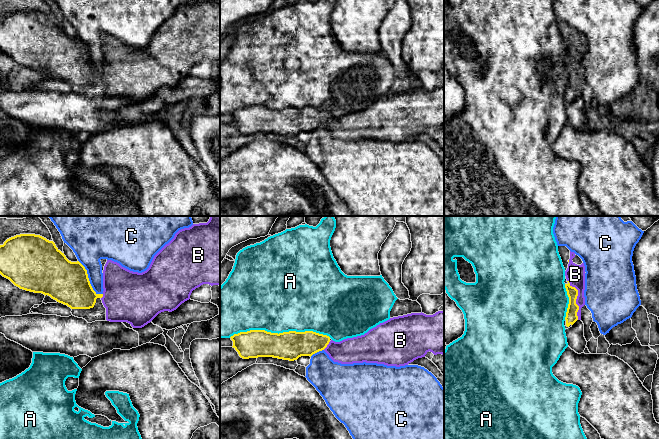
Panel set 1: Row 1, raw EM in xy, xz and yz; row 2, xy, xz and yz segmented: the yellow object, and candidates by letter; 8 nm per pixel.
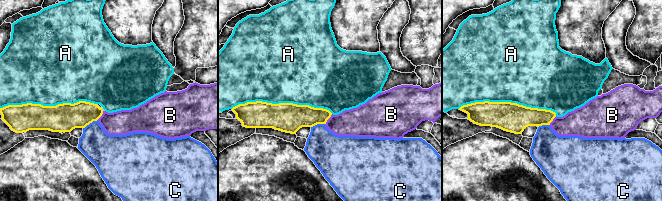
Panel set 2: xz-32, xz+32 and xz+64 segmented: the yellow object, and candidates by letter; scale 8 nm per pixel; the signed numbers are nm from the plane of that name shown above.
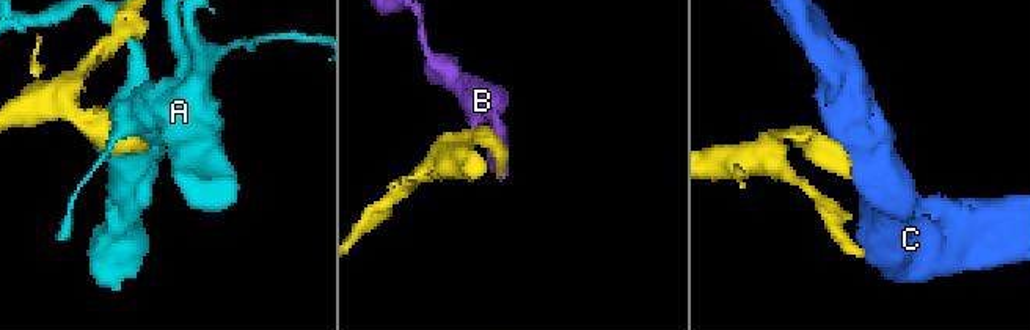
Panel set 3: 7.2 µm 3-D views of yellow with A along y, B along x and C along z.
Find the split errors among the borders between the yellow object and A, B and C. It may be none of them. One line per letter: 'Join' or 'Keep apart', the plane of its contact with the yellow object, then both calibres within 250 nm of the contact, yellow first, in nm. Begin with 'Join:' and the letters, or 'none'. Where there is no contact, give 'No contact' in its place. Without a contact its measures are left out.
Join: B
A: Keep apart. Touches yellow in xz. Thickness 220 nm (yellow) against 480 nm
B: Join. Touches yellow in yz. Thickness 100 nm (yellow) against 160 nm
C: Keep apart. Touches yellow in xy. Thickness 340 nm (yellow) against 260 nm

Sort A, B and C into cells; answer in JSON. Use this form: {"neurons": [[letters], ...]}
{"neurons": [["A"], ["B"], ["C"]]}

